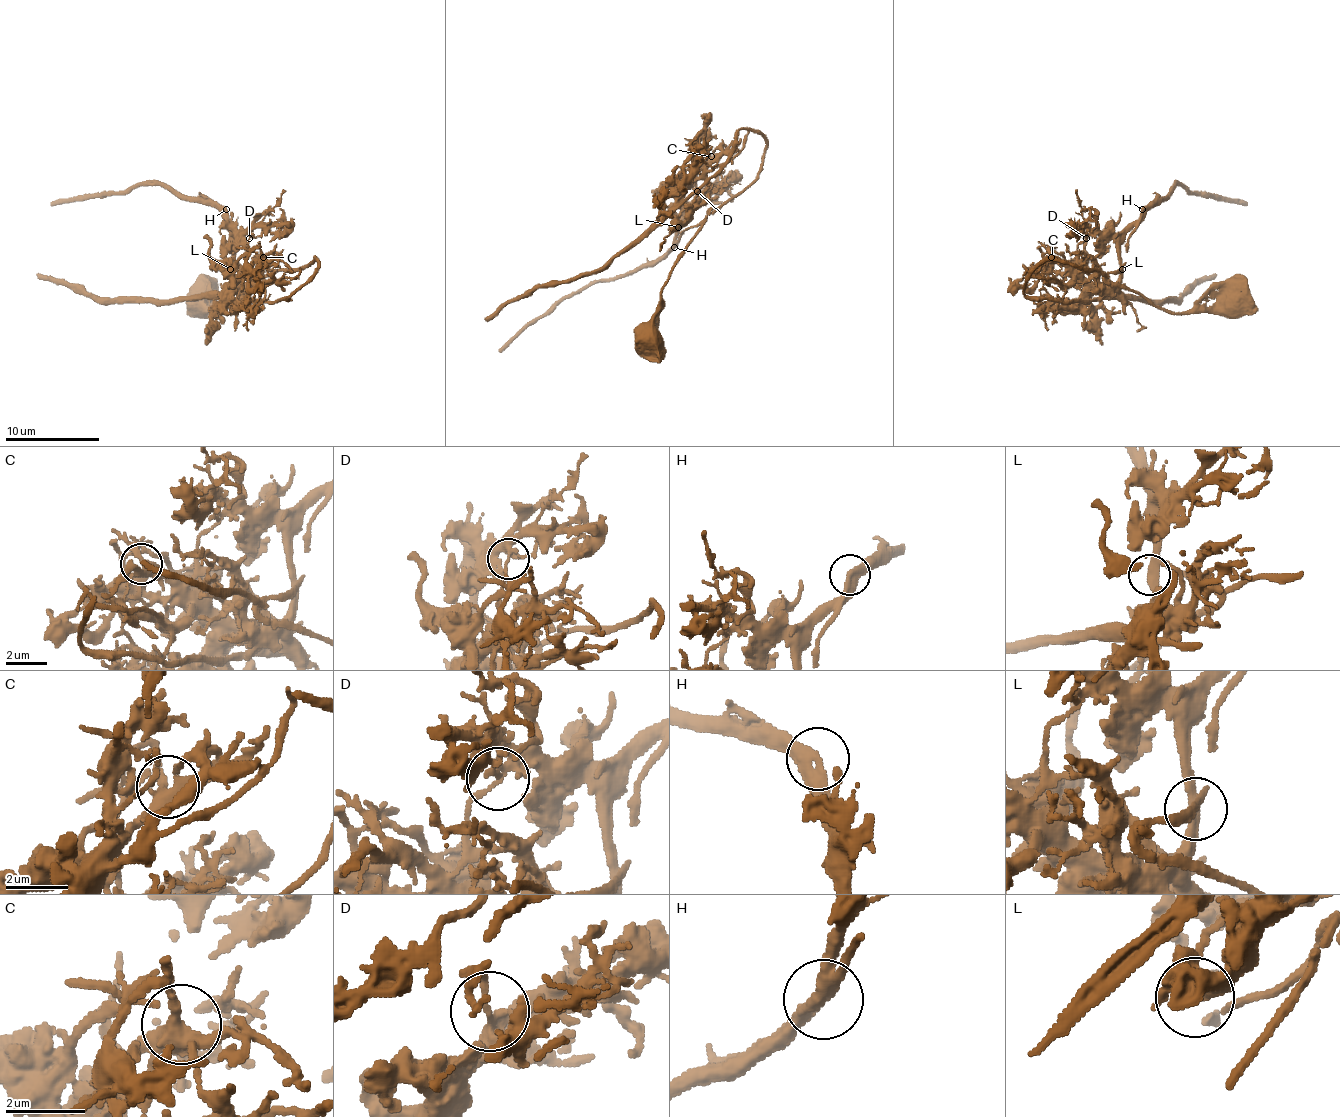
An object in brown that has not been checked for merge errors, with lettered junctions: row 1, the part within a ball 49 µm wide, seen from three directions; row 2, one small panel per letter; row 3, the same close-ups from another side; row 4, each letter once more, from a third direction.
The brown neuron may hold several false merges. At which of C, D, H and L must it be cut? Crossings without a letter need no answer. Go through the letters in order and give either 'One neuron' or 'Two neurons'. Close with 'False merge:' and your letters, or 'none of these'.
C: One neuron
D: Two neurons
H: One neuron
L: One neuron
False merge: D

